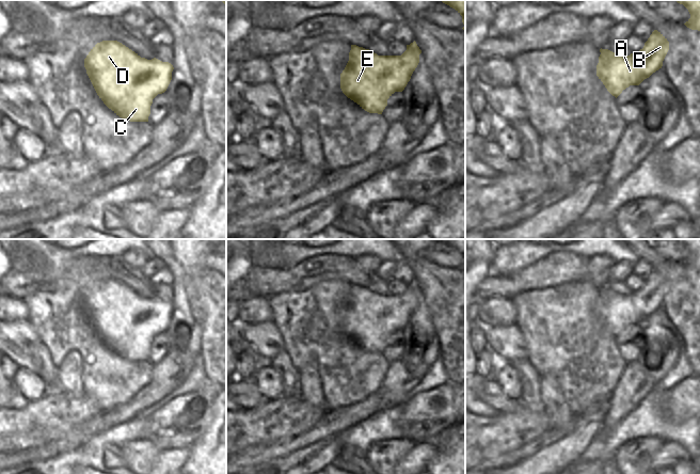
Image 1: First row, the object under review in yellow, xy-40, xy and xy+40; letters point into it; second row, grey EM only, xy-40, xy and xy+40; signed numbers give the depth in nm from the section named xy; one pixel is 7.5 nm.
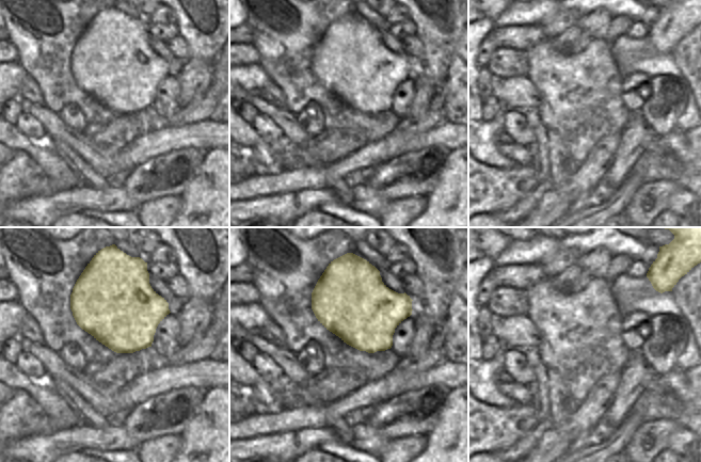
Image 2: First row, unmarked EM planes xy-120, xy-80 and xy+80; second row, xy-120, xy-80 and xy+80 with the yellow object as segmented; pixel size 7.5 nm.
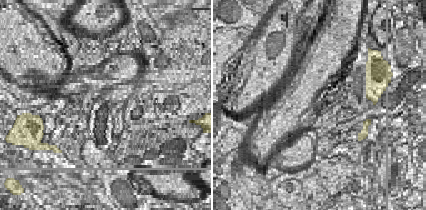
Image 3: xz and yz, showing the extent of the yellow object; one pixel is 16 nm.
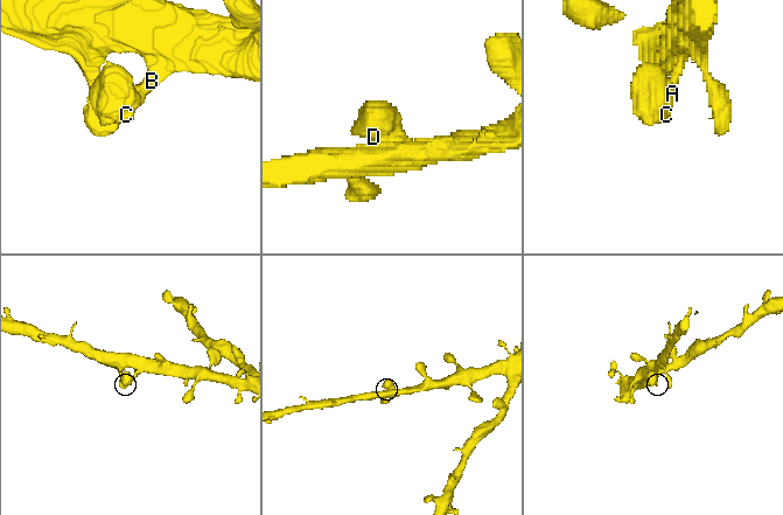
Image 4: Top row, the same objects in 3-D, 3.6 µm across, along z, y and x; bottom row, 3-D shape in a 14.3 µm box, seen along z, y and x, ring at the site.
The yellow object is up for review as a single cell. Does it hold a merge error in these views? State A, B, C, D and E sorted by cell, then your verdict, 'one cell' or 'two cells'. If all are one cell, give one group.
A B C D E; one cell

